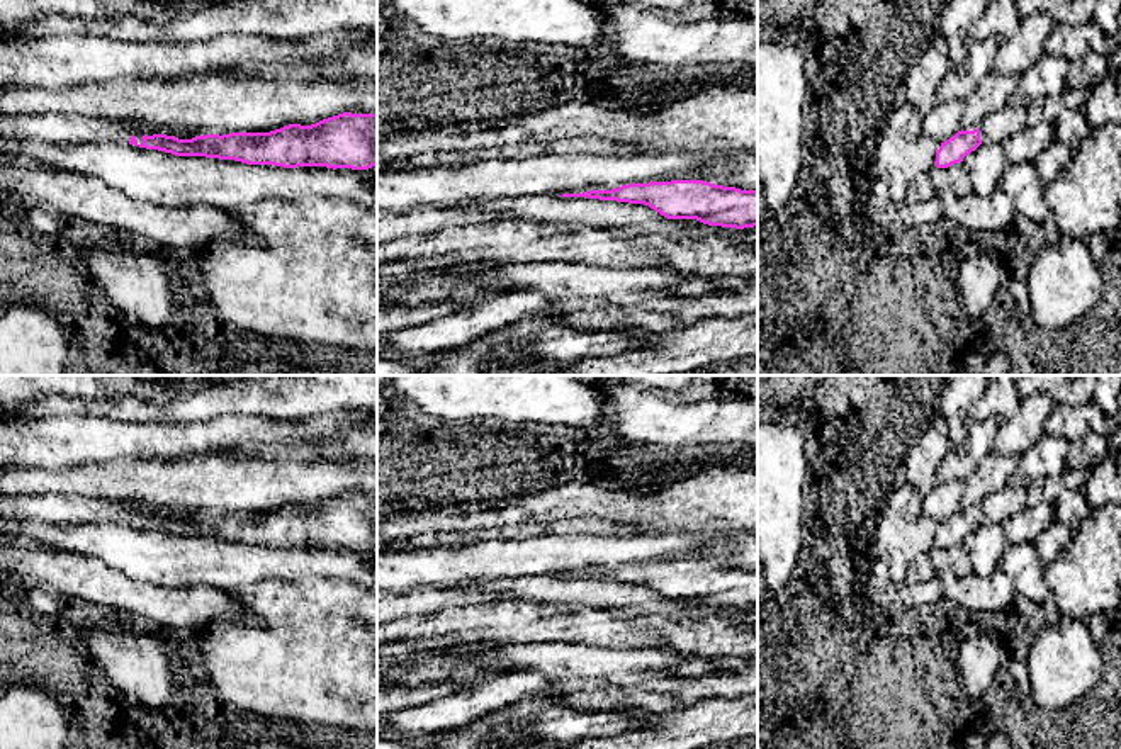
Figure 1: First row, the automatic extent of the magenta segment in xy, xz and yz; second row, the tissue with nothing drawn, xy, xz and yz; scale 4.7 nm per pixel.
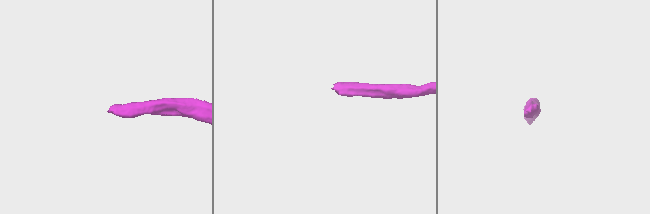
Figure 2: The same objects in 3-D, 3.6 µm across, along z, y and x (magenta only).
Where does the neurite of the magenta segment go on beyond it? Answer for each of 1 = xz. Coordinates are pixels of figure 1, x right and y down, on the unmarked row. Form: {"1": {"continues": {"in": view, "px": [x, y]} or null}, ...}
{"1": {"continues": null}}

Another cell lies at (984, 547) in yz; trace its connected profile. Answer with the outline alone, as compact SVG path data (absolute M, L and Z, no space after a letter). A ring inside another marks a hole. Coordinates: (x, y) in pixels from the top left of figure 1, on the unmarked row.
M982 523L975 532L961 542L975 574L990 576L1009 545L1004 538L1000 525Z

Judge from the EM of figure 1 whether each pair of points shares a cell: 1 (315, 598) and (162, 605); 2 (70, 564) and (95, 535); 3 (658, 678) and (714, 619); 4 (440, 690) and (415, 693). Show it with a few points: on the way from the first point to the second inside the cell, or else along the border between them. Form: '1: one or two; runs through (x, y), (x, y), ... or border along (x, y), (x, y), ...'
1: two; border along (242, 603), (238, 617), (208, 625)
2: two; border along (51, 549), (90, 554), (118, 569)
3: two; border along (659, 647), (619, 649)
4: one; runs through (433, 692), (422, 693)

